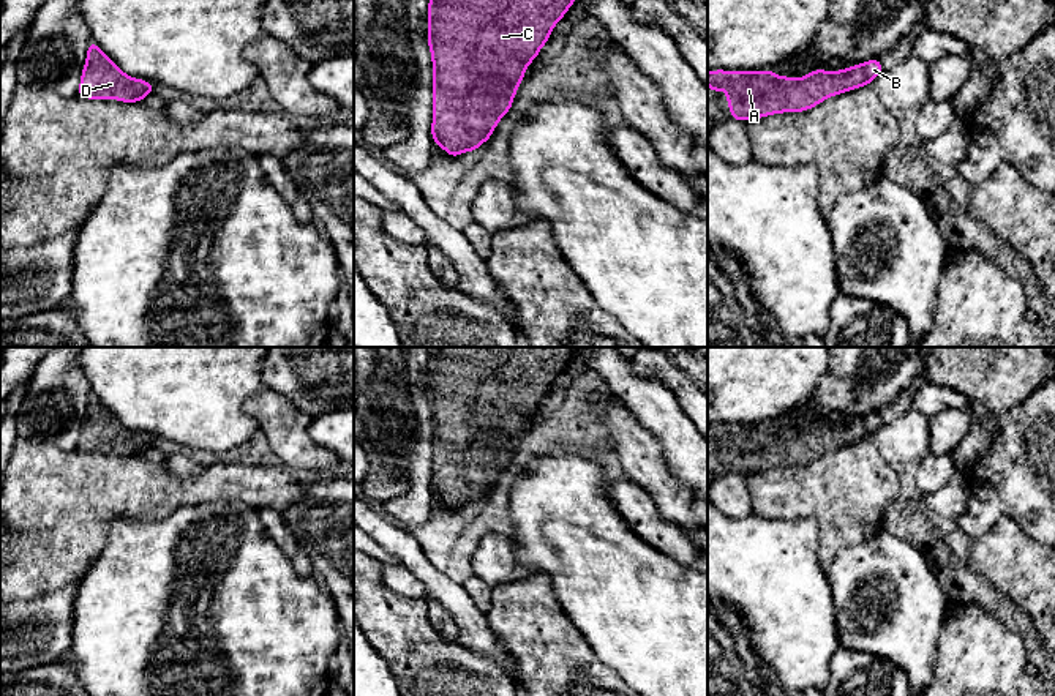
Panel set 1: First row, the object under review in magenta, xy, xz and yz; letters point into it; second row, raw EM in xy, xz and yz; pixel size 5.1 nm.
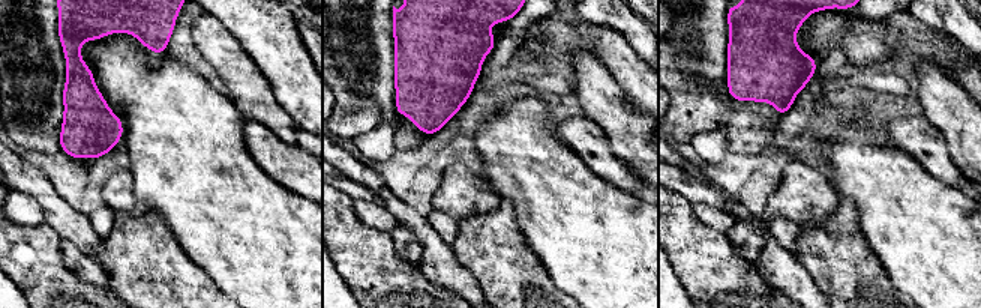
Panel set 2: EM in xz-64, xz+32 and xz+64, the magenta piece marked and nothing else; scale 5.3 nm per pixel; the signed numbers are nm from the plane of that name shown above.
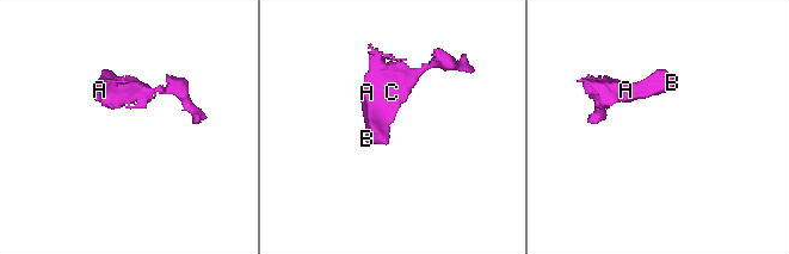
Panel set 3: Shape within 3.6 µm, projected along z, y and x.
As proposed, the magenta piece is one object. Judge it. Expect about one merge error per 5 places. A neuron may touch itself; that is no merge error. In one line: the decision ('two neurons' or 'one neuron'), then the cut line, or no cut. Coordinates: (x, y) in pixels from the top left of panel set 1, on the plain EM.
one neuron; no cut

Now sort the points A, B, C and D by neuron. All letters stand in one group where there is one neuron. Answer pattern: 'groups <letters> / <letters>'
groups A B C D

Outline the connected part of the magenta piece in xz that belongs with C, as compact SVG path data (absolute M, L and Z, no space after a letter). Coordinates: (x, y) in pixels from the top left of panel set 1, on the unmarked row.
M428 347L428 401L431 404L433 415L433 477L431 491L434 499L442 500L449 511L455 511L464 505L477 503L483 496L486 496L497 478L497 475L505 470L513 458L516 442L526 428L526 420L534 415L550 393L554 379L565 369L569 361L575 357L578 347Z

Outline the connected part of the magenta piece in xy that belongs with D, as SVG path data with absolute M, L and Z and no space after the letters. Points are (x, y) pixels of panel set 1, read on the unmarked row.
M90 393L77 443L79 451L141 456L147 448L153 447L153 442L153 436L126 429L98 398Z

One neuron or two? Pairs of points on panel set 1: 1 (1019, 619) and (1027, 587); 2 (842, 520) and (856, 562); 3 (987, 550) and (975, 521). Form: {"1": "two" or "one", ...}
{"1": "two", "2": "two", "3": "two"}

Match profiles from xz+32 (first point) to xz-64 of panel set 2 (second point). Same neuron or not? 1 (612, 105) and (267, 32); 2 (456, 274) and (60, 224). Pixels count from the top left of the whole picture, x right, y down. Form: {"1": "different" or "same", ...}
{"1": "different", "2": "same"}

